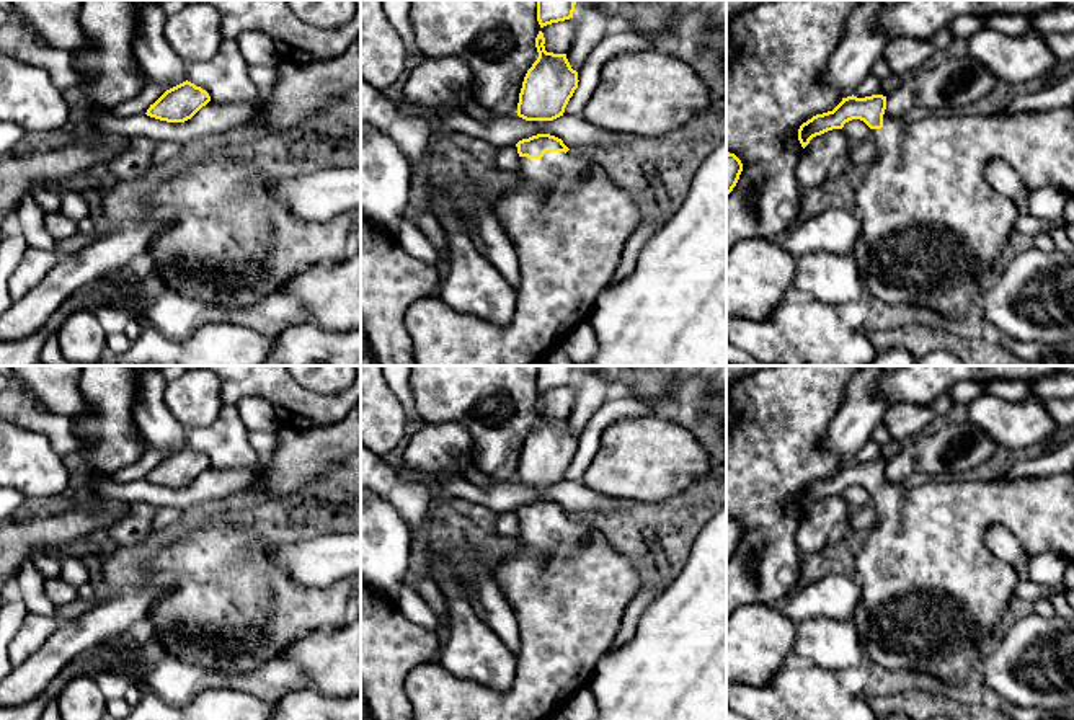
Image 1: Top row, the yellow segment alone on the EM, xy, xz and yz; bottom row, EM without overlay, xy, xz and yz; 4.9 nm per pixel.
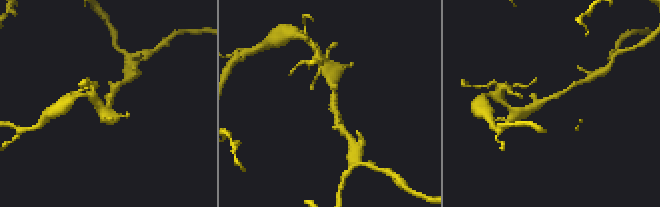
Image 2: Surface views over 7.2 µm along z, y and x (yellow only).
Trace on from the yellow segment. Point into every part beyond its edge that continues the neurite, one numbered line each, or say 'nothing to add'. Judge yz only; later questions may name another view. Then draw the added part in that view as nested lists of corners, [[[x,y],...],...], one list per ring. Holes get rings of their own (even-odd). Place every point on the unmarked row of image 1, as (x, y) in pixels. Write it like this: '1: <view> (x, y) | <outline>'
1: yz (932, 591) | [[[1074,470],[1045,478],[1004,482],[963,482],[932,478],[919,487],[903,487],[883,480],[883,493],[870,495],[877,524],[867,532],[862,552],[855,557],[855,581],[860,599],[852,622],[857,629],[865,658],[890,671],[912,671],[961,686],[981,658],[994,645],[992,629],[1015,599],[1019,583],[1012,565],[997,558],[986,544],[991,526],[1005,527],[1030,555],[1059,552],[1074,563]]]

